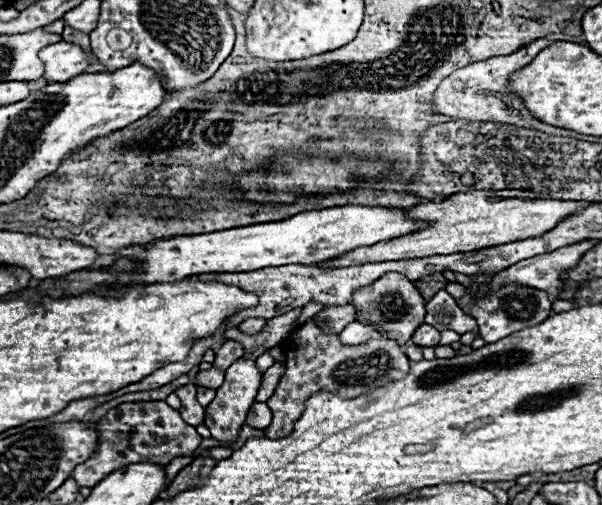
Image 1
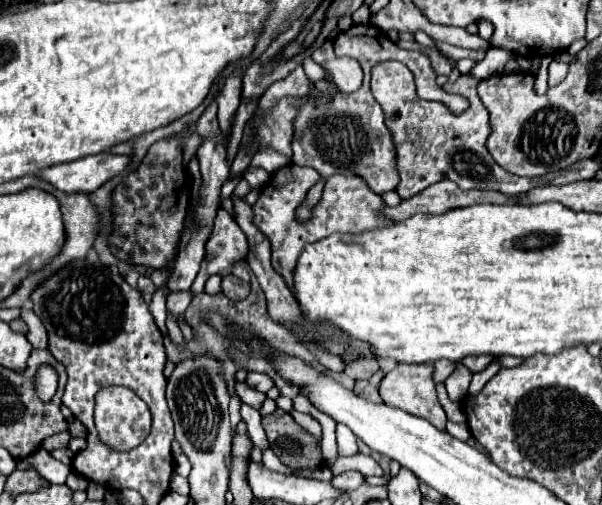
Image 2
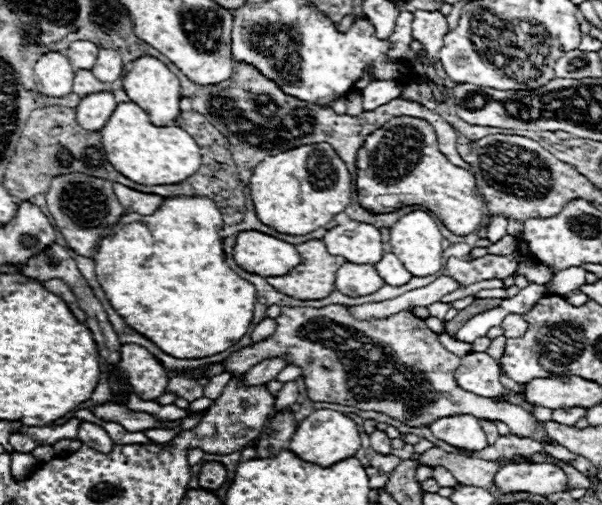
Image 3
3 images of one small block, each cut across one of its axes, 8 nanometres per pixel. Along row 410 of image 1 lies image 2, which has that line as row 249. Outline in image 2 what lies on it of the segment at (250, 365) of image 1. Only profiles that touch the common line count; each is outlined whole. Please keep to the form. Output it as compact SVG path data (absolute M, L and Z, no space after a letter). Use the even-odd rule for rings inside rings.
M220 208L214 220L214 230L206 242L206 256L198 278L192 284L192 292L198 294L204 288L204 282L212 274L222 274L232 268L232 264L244 260L248 254L248 240L240 226L230 218L230 214Z

